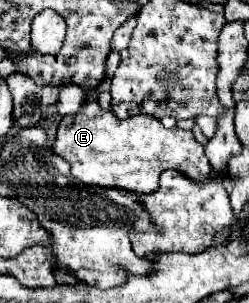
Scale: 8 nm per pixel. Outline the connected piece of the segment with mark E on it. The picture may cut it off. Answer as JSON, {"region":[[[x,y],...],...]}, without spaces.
{"region":[[[95,90],[87,92],[87,100],[77,114],[69,114],[61,120],[53,152],[71,164],[71,174],[77,180],[135,194],[157,190],[159,176],[165,168],[173,168],[193,182],[205,182],[211,176],[211,166],[203,154],[203,146],[195,140],[191,130],[167,130],[159,118],[147,114],[117,120],[111,110],[99,106]]]}

